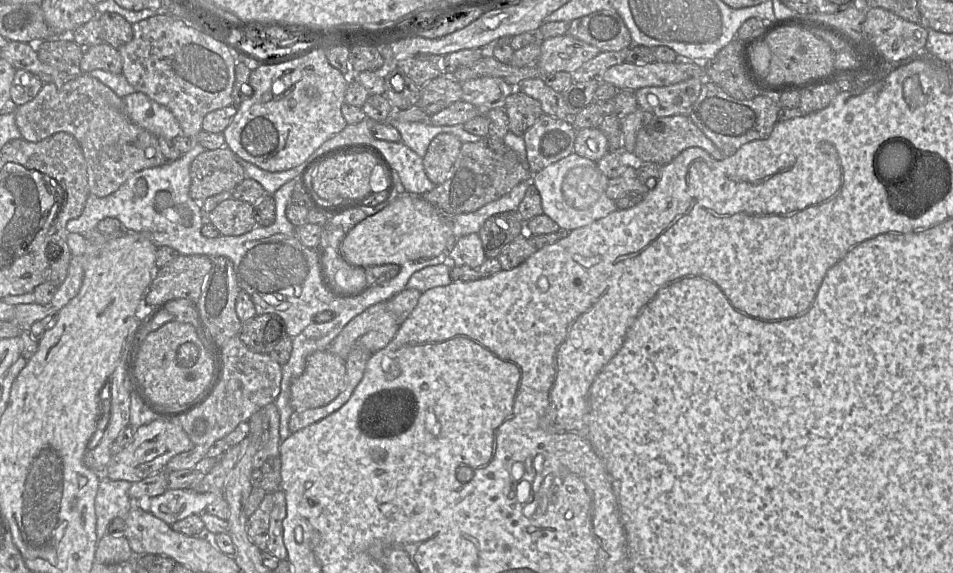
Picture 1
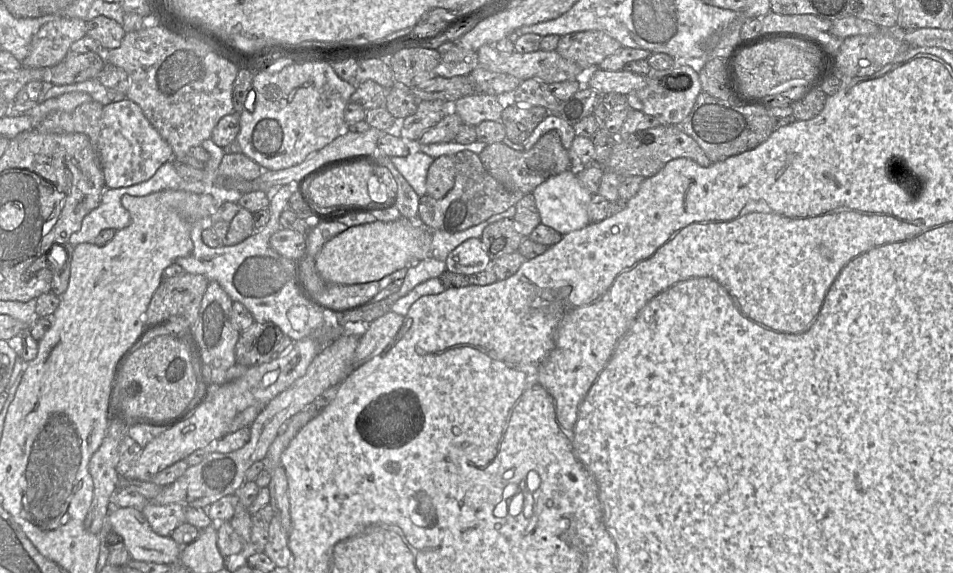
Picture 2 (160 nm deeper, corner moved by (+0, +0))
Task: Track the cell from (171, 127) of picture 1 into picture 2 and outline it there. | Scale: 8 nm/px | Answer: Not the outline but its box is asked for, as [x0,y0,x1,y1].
[97,98,174,188]

